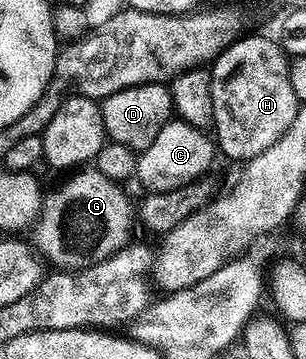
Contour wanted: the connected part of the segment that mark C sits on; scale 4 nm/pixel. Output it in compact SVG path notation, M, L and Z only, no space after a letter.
M174 117L163 124L163 128L159 128L159 136L155 136L151 148L138 153L136 181L142 182L146 191L155 194L190 186L208 175L205 173L213 166L213 154L215 155L215 142L206 131L184 122L182 118Z

